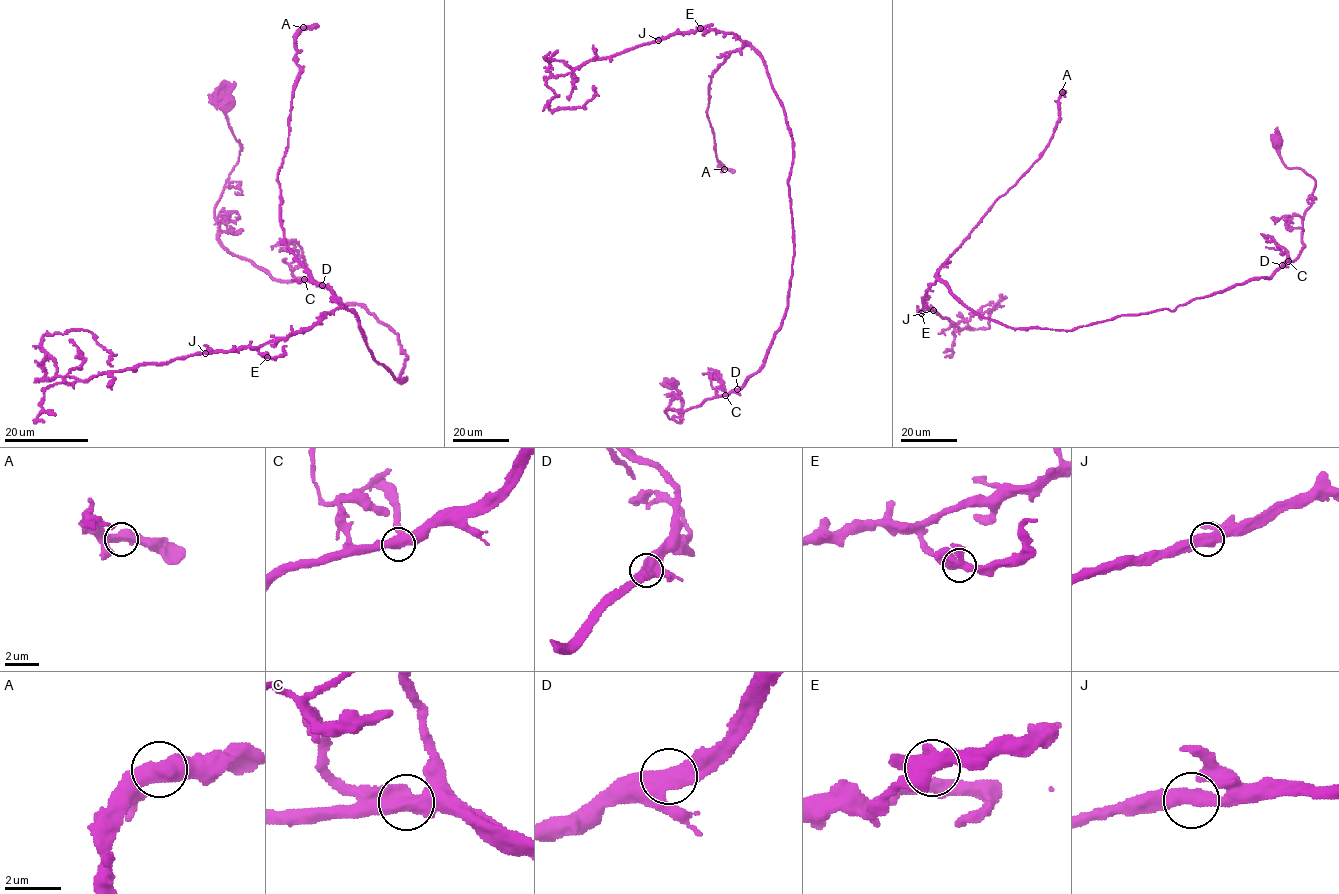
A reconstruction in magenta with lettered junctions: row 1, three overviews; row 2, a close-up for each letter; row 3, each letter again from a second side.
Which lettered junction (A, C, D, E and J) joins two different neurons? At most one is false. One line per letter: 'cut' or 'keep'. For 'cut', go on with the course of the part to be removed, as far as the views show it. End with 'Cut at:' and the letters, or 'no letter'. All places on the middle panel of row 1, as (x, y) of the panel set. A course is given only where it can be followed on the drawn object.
A: keep
C: cut; foreign part runs (725, 395), (718, 396), (715, 389), (723, 382), (708, 367)
D: keep
E: keep
J: keep
Cut at: C

